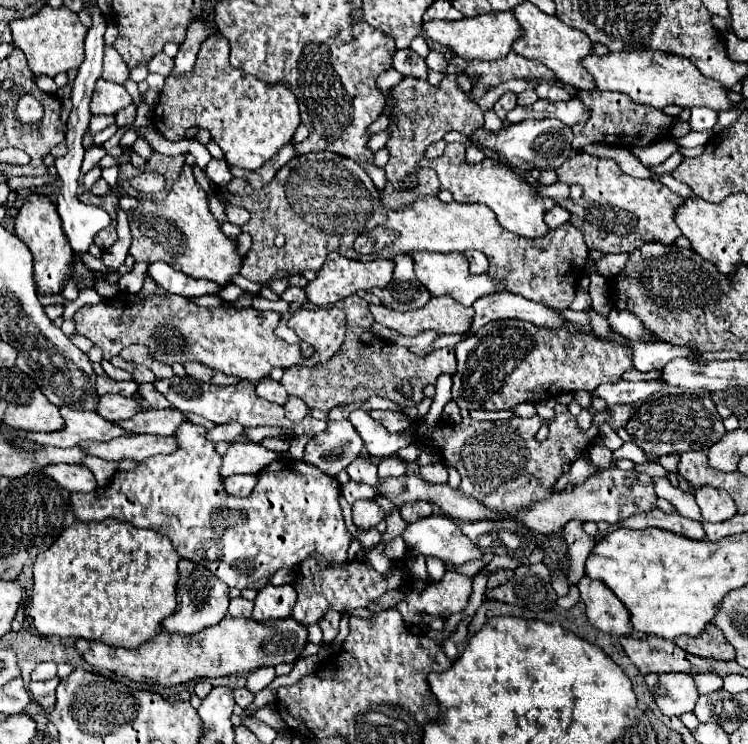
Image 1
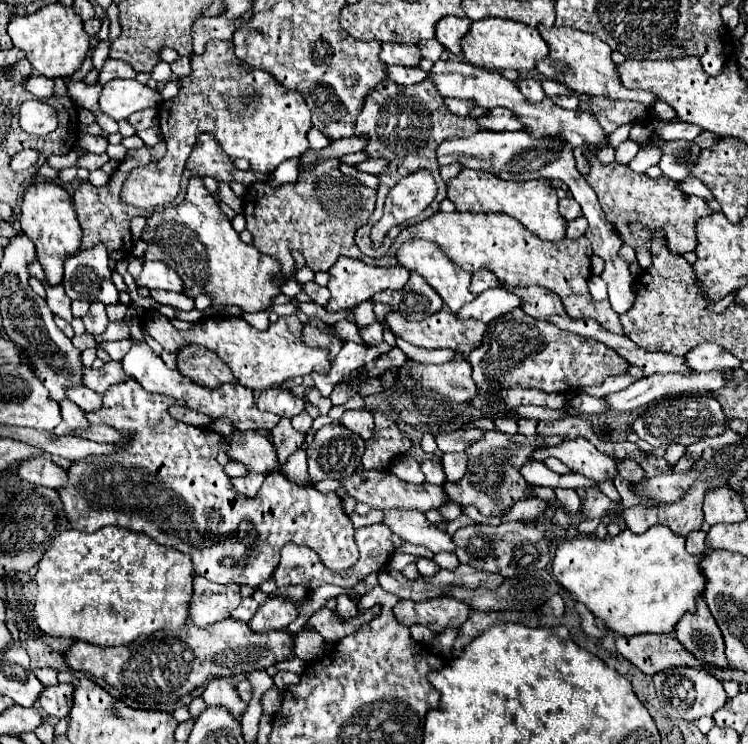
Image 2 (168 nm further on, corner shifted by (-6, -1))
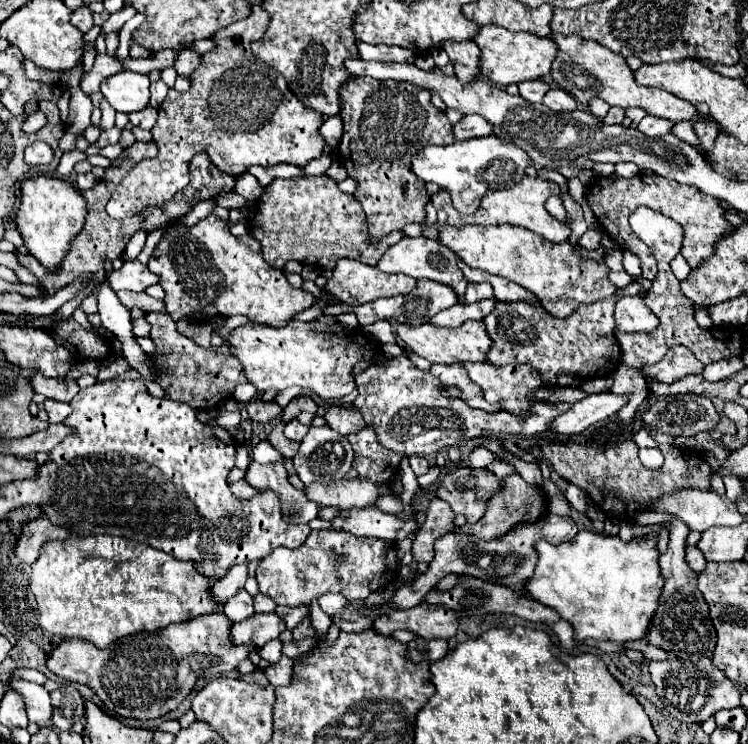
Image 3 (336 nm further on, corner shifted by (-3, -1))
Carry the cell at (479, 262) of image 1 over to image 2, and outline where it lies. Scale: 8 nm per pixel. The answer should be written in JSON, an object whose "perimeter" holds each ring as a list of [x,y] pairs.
{"perimeter":[[[481,270],[481,272],[475,272],[475,274],[473,274],[471,292],[473,292],[475,296],[481,294],[483,290],[487,290],[487,288],[497,288],[497,286],[499,286],[499,280],[493,276],[493,272]]]}

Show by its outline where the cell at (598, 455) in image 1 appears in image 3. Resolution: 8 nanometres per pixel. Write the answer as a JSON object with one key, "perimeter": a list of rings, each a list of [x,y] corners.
{"perimeter":[[[496,460],[496,462],[492,462],[488,468],[490,468],[496,476],[500,476],[500,478],[506,478],[506,476],[510,476],[510,472],[516,472],[514,466],[512,466],[510,462],[504,462],[504,460]]]}

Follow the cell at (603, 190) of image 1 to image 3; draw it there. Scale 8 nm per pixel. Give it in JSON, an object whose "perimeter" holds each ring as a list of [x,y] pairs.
{"perimeter":[[[614,174],[608,178],[600,178],[596,188],[592,192],[588,192],[586,198],[588,198],[590,208],[594,210],[594,216],[598,218],[602,228],[608,232],[608,236],[622,248],[628,248],[630,252],[634,252],[634,248],[636,248],[636,254],[640,254],[638,242],[634,242],[634,240],[638,240],[638,236],[634,236],[634,232],[628,224],[628,218],[636,208],[648,206],[648,208],[660,210],[668,218],[676,220],[684,230],[682,256],[690,264],[690,268],[696,268],[704,258],[708,258],[714,252],[714,242],[732,230],[732,226],[724,220],[724,210],[718,206],[718,200],[714,196],[708,196],[708,194],[696,190],[694,186],[684,186],[684,184],[678,184],[676,180],[666,180],[666,178],[654,176],[654,174],[652,176],[638,174],[634,178],[622,178],[622,176]]]}

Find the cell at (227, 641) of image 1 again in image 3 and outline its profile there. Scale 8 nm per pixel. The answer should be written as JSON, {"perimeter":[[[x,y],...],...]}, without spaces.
{"perimeter":[[[224,612],[206,614],[188,622],[170,624],[158,632],[126,636],[104,650],[98,650],[86,640],[70,638],[52,650],[46,666],[62,680],[94,688],[106,712],[116,718],[158,718],[172,712],[192,692],[198,680],[236,670],[250,652],[258,652],[258,648],[230,644],[230,624]]]}

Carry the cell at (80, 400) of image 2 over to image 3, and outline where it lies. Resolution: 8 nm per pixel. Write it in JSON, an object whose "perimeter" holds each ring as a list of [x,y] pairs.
{"perimeter":[[[40,374],[32,378],[32,386],[34,386],[34,392],[44,394],[46,398],[52,398],[52,400],[60,400],[60,402],[70,402],[80,392],[80,386],[76,384],[76,380],[44,378]]]}

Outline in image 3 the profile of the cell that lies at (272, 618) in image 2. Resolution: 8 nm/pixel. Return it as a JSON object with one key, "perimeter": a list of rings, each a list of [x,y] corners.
{"perimeter":[[[276,612],[252,614],[248,620],[232,624],[232,642],[234,644],[254,644],[260,648],[266,642],[278,638],[282,630],[286,630],[286,624]]]}

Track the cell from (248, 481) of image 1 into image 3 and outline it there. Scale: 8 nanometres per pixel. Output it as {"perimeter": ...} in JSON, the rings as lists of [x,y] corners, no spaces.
{"perimeter":[[[238,480],[238,482],[234,482],[234,484],[230,484],[230,490],[234,492],[234,496],[236,498],[252,498],[252,496],[256,496],[258,494],[258,490],[256,488],[252,488],[246,480]]]}

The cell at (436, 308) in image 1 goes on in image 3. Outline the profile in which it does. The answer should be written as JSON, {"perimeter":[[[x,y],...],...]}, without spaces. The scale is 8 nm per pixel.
{"perimeter":[[[430,322],[420,324],[420,326],[408,326],[408,324],[398,324],[396,328],[398,338],[418,356],[430,360],[432,364],[458,364],[458,362],[484,362],[488,348],[490,348],[490,338],[486,334],[484,322],[464,322],[458,328],[438,328]]]}

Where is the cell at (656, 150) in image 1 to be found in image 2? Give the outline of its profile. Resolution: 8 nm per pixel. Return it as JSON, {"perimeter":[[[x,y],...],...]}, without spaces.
{"perimeter":[[[625,140],[615,148],[615,162],[617,164],[629,164],[637,154],[637,146],[633,146],[631,140]]]}

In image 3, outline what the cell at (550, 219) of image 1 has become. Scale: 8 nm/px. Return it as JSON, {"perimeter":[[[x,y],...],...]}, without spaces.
{"perimeter":[[[588,228],[588,232],[584,232],[584,236],[580,238],[580,246],[586,248],[586,250],[596,250],[598,248],[598,242],[600,242],[600,234],[594,230],[594,228]]]}

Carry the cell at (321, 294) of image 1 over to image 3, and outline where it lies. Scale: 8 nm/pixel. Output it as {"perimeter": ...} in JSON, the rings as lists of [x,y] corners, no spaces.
{"perimeter":[[[342,258],[324,288],[340,302],[360,306],[382,296],[408,294],[414,286],[416,280],[406,274],[384,274],[378,268]]]}

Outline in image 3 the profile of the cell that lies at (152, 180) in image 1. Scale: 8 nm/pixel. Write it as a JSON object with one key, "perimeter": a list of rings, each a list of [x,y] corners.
{"perimeter":[[[256,4],[252,8],[252,14],[246,20],[238,20],[212,36],[216,46],[210,52],[202,54],[200,66],[190,76],[190,90],[186,92],[168,90],[166,100],[158,108],[158,120],[150,130],[154,142],[158,144],[158,156],[136,164],[126,174],[126,178],[118,184],[118,188],[112,192],[106,204],[106,212],[112,218],[124,220],[150,206],[160,206],[172,200],[172,196],[188,184],[188,162],[196,152],[202,152],[202,150],[210,154],[210,160],[222,172],[228,172],[232,176],[244,174],[252,164],[258,164],[264,168],[276,166],[282,162],[306,166],[310,160],[318,158],[324,152],[324,140],[318,134],[318,128],[322,126],[322,116],[306,108],[290,92],[284,76],[280,72],[274,72],[274,68],[264,64],[262,60],[258,60],[250,50],[250,44],[264,36],[268,22],[270,22],[270,16],[260,4]]]}

